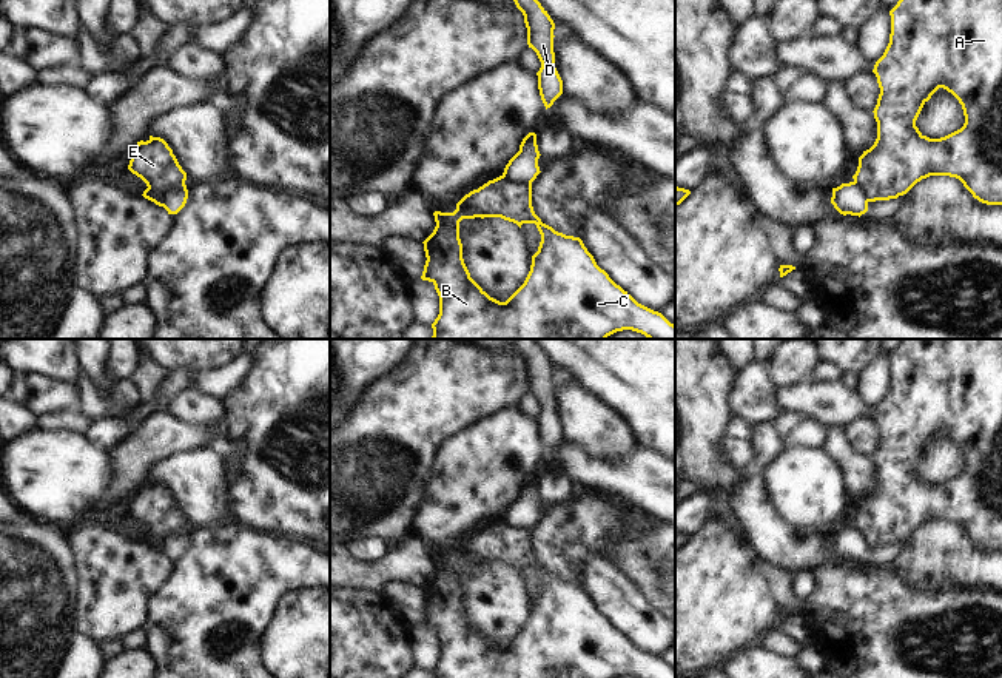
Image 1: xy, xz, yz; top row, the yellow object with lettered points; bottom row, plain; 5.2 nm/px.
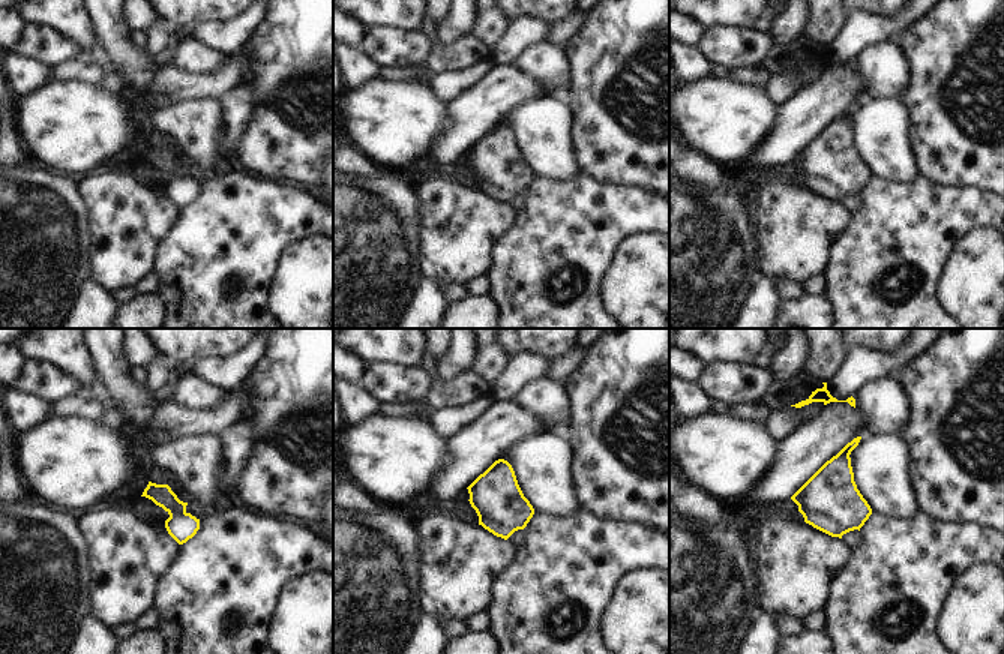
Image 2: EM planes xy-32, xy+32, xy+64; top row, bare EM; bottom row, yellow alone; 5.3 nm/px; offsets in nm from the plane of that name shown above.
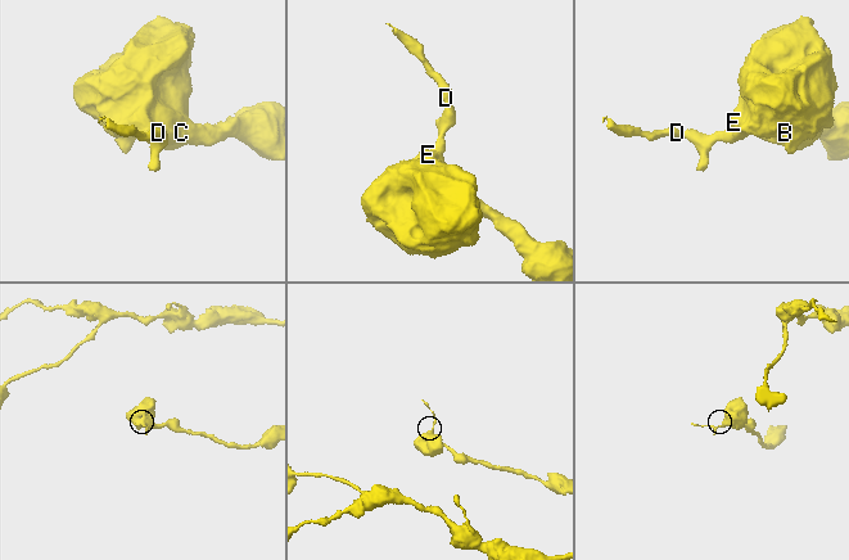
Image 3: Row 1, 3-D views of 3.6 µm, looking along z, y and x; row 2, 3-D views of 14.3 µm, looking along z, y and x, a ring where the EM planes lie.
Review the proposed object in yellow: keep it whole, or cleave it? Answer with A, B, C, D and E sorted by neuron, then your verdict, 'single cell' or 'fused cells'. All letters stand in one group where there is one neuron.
A B C E / D; fused cells

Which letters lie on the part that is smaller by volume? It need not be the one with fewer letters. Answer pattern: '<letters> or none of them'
D

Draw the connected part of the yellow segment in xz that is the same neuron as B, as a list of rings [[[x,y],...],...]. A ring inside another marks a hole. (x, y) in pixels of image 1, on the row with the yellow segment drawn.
[[[499,176],[466,194],[456,203],[453,213],[435,211],[433,216],[436,227],[422,242],[427,260],[421,276],[422,280],[429,280],[435,285],[439,296],[439,314],[432,324],[432,339],[606,339],[623,330],[641,333],[647,339],[675,339],[675,325],[661,313],[638,304],[627,291],[617,285],[609,274],[597,265],[593,256],[587,251],[580,237],[566,236],[541,222],[532,206],[532,183],[509,180]],[[475,217],[501,217],[516,223],[519,228],[523,223],[535,223],[541,234],[538,251],[532,256],[530,271],[524,284],[506,302],[490,297],[470,277],[464,263],[459,222]]]

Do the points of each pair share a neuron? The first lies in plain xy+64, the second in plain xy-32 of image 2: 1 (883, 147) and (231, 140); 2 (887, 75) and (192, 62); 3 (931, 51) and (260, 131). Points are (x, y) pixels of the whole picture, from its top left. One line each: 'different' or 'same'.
1: different
2: same
3: same

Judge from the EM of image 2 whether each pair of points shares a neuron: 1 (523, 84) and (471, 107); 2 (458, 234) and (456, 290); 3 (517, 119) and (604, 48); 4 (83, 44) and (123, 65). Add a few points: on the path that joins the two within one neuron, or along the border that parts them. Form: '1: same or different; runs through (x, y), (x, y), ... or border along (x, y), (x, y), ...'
1: same; runs through (511, 87), (503, 87), (483, 105)
2: different; border along (464, 284), (441, 285)
3: different; border along (562, 96), (572, 117), (571, 131)
4: different; border along (87, 15), (95, 33)

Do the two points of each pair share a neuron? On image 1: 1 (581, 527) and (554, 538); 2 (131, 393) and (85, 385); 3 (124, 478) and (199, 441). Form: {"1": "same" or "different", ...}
{"1": "same", "2": "same", "3": "same"}

